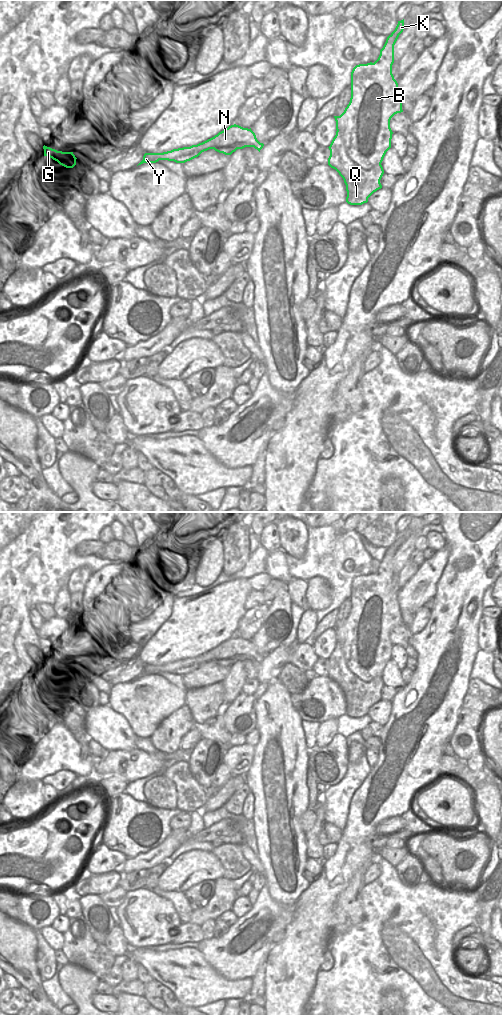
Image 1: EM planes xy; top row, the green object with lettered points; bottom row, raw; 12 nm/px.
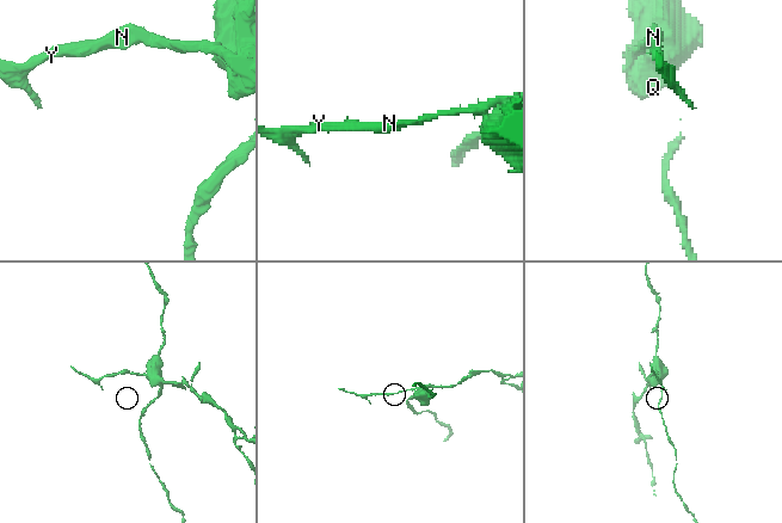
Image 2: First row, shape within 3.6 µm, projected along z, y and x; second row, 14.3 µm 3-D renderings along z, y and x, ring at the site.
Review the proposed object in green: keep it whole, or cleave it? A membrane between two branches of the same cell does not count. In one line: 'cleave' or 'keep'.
cleave

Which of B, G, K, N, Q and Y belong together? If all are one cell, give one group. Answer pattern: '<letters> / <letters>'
B K / G N Q Y

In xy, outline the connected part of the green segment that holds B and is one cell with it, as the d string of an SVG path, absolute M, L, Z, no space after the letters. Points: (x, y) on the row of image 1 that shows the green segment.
M404 19L398 21L395 30L387 37L378 59L372 63L356 65L351 72L350 102L340 116L334 116L336 130L341 134L342 144L352 161L369 170L382 163L391 148L391 118L403 112L398 83L392 74L394 45L404 30Z

